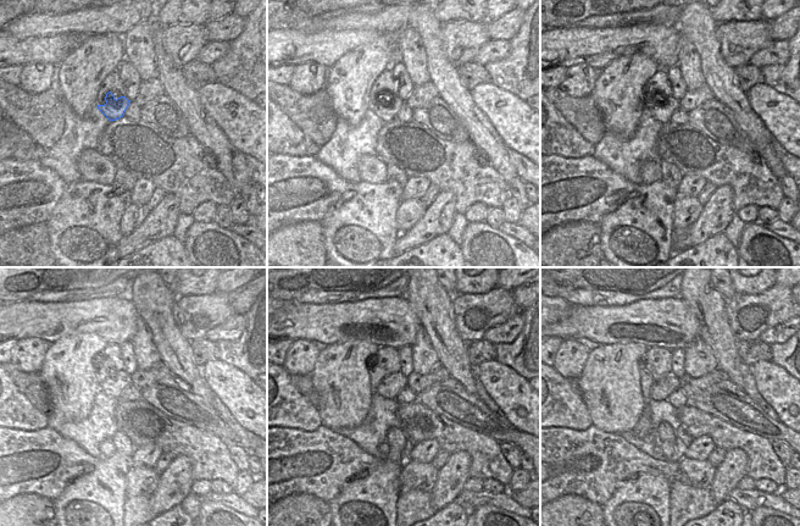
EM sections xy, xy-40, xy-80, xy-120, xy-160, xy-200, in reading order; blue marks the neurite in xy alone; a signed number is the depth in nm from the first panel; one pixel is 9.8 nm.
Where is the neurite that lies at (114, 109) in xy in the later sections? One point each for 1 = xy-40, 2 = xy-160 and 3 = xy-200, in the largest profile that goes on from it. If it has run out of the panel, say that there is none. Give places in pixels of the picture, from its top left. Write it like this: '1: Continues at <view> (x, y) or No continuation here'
1: Continues at xy-40 (388, 110)
2: Continues at xy-160 (389, 388)
3: Continues at xy-200 (662, 388)

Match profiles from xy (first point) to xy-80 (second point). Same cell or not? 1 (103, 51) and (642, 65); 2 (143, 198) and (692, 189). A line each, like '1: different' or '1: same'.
1: same
2: same

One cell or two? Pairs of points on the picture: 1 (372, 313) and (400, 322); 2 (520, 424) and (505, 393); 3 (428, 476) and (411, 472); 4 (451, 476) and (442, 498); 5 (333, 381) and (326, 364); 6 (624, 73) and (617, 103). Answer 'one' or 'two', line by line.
1: one
2: one
3: one
4: one
5: one
6: one

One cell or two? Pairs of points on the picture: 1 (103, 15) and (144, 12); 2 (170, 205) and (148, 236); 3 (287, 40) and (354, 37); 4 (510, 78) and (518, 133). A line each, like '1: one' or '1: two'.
1: one
2: one
3: one
4: two

